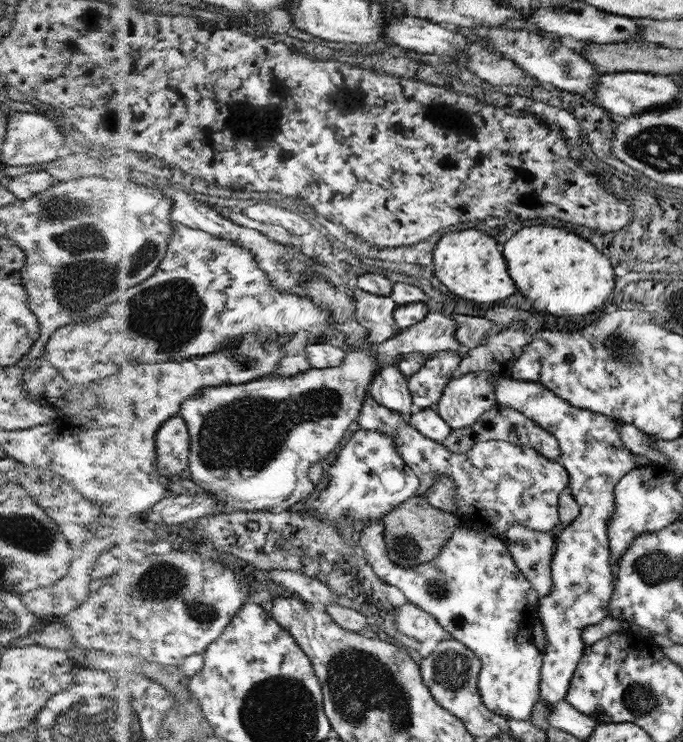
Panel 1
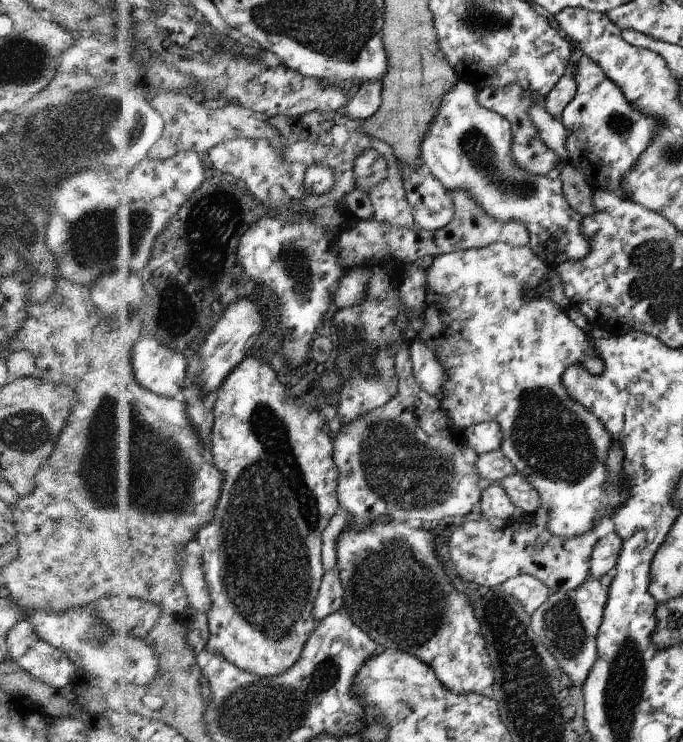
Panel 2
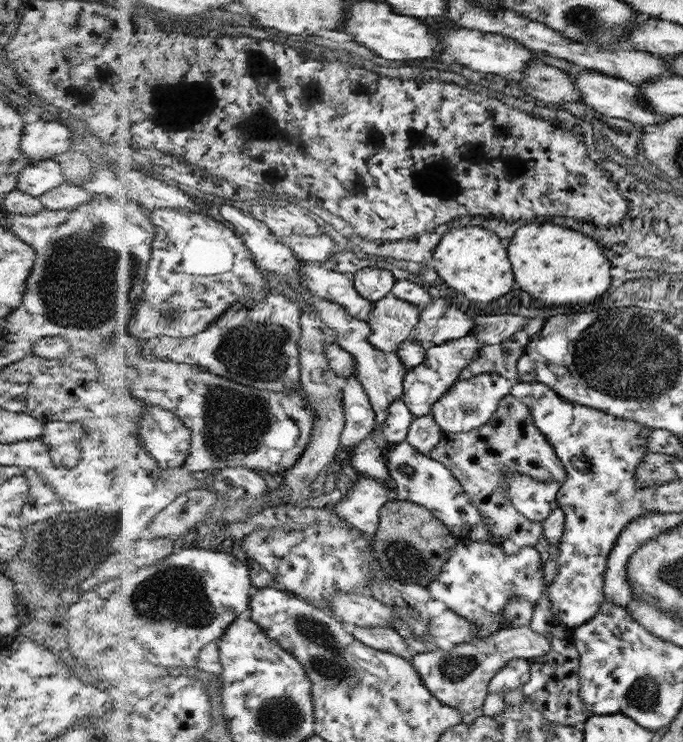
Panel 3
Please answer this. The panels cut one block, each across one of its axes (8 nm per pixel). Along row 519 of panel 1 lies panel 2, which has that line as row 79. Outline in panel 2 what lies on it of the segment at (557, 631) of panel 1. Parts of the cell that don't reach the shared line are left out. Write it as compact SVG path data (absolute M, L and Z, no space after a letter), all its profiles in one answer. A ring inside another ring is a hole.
M577 54L574 64L576 92L560 115L567 132L568 157L565 162L584 177L591 190L611 192L617 199L627 199L622 179L636 166L645 148L652 142L657 128L655 116L641 114L601 67L582 54Z

